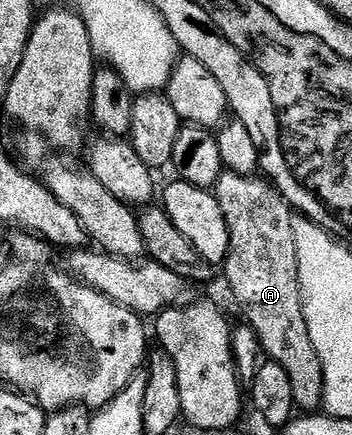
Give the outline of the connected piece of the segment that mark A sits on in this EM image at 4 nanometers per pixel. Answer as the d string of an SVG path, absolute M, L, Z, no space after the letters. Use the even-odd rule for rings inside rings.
M224 172L215 186L215 196L229 228L229 253L223 262L225 281L229 284L238 307L245 312L244 320L255 331L262 354L268 360L279 363L283 371L287 371L287 379L291 379L294 406L301 411L320 410L325 399L325 376L323 363L319 363L319 355L315 351L315 343L311 343L307 319L303 315L303 299L299 287L299 255L295 251L293 230L294 210L268 180L257 175L244 177L238 173Z

